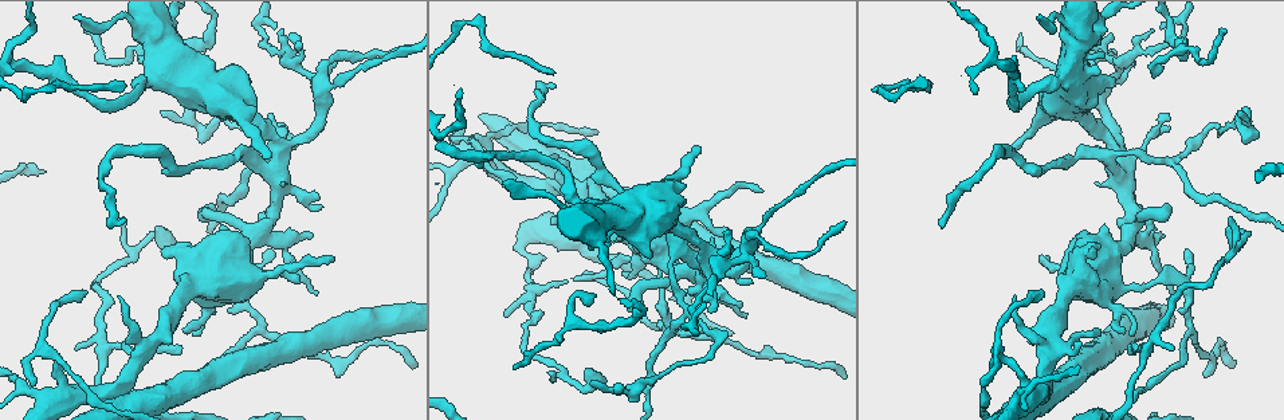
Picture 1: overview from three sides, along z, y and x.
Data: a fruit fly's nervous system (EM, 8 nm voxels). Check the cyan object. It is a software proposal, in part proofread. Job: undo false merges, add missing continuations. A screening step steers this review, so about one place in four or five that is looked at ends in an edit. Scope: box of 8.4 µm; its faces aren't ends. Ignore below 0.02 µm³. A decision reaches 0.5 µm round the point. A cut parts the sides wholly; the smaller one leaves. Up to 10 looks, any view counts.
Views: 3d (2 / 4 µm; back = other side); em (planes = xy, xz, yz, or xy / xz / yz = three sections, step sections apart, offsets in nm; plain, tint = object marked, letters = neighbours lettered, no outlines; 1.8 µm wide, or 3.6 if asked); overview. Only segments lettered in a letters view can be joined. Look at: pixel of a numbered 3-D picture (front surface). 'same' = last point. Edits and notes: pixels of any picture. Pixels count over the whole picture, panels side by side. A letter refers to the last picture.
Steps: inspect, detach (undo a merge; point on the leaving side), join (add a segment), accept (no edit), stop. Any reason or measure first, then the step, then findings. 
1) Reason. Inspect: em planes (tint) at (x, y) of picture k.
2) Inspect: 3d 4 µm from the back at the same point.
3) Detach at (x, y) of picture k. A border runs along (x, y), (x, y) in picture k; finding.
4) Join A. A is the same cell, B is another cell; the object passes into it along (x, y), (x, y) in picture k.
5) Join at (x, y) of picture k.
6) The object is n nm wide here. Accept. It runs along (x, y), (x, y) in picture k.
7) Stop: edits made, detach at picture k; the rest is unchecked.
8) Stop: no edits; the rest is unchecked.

Sharp bend. Inspect: em planes (plain) at (574, 382) of picture 1.

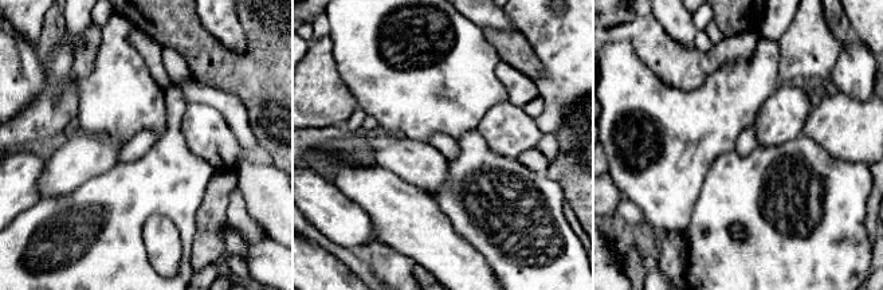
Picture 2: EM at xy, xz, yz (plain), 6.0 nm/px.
Inspect: em planes (letters) at the same point.

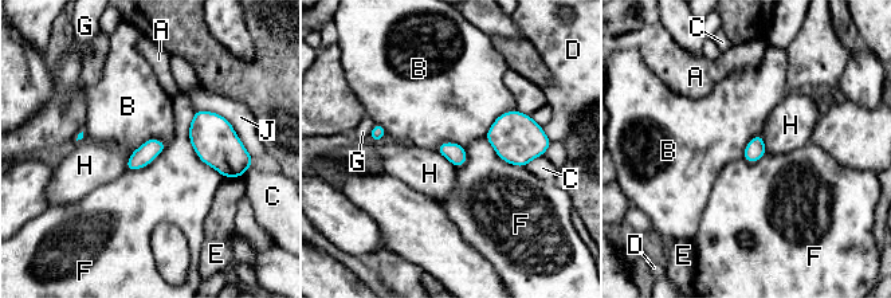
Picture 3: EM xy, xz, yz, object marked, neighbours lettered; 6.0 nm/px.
Accept. A, B, C, D, E, F, G, H and J are other cells; one neuron here.

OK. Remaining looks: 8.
Branch stops here. Inspect: em planes (tint) at (270, 251) of picture 1.

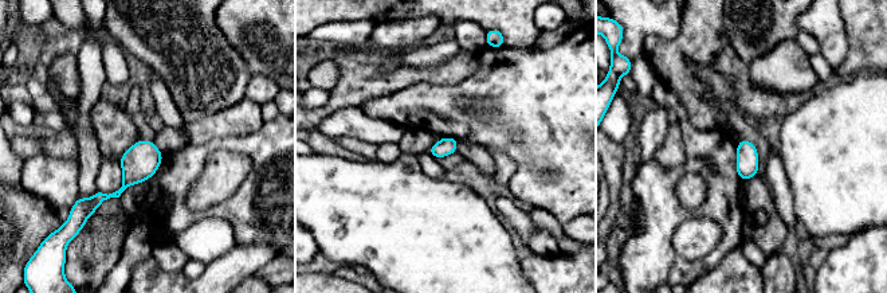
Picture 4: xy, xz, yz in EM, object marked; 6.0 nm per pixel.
Inspect: em planes (letters) at the same point.

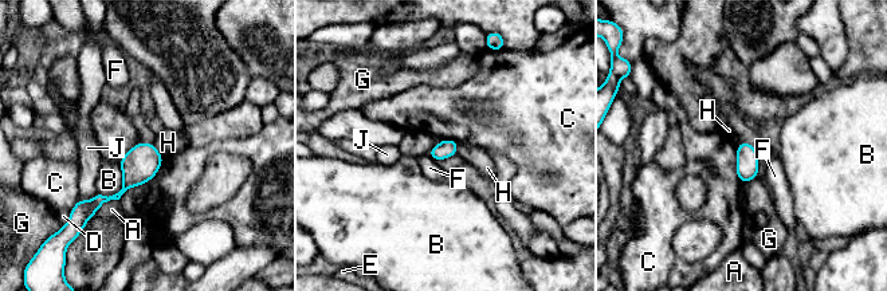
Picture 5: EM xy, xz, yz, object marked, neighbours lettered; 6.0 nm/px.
Accept. A, B, C, D, E, F, G, H and J are other cells; a border runs along (153, 144), (163, 158) in picture 5; none of them fits.

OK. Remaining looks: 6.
An open end. Inspect: em planes (tint) at (586, 273) of picture 1.

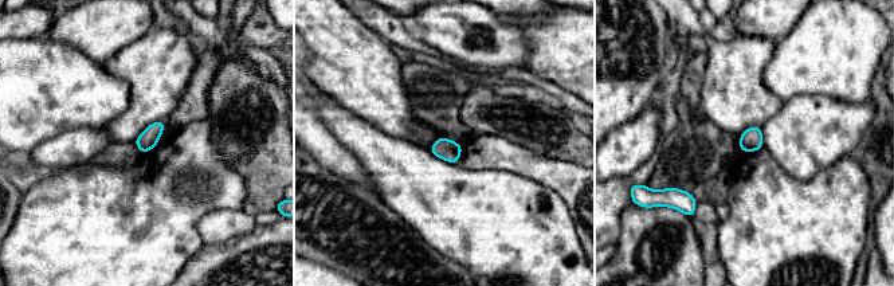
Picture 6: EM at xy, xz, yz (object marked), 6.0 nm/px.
Inspect: em planes (letters) at the same point.

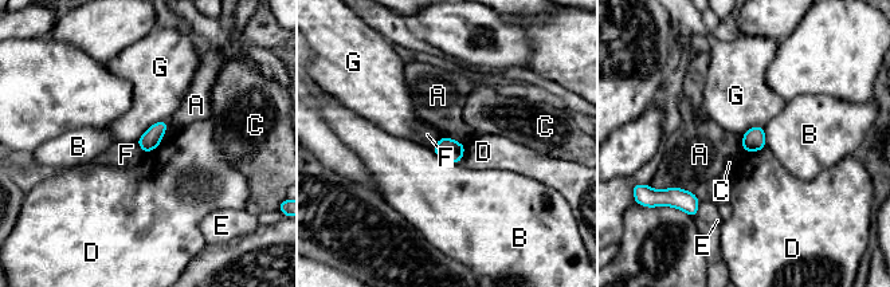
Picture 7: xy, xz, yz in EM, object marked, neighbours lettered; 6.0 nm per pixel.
Accept. A, B, C, D, E, F and G are other cells; a border runs along (666, 187), (681, 187), (693, 192) in picture 7; none of them fits.

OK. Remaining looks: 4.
Four-way junction. Inspect: 3d 4 µm from the back at (1104, 96) of picture 1.

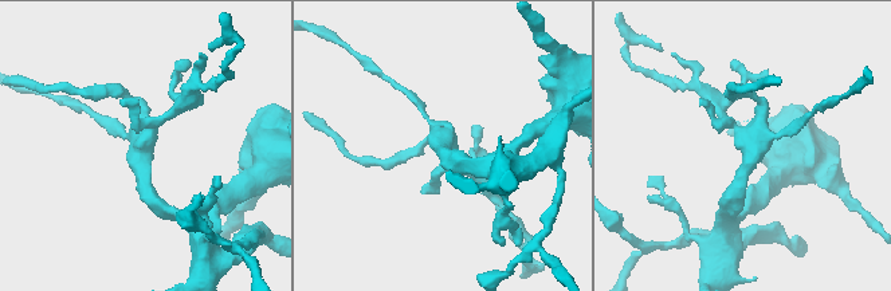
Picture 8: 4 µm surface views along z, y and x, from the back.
Shape alone is not enough. Inspect: em xy step 4 (letters) at (445, 142) of picture 8.

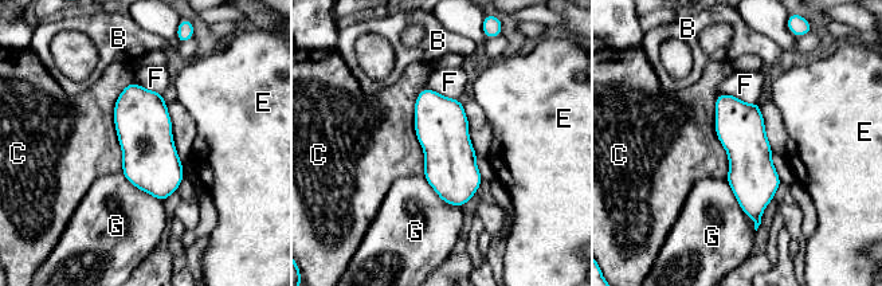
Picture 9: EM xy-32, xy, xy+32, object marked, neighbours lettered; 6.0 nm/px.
The longest contact is with C, 550 nm. Accept. B, C, E, F and G are other cells; it runs along (721, 97), (748, 148), (757, 220) in picture 9; continuous, no second neuron.

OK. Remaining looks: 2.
Stop: no edits; the rest is unchecked.

